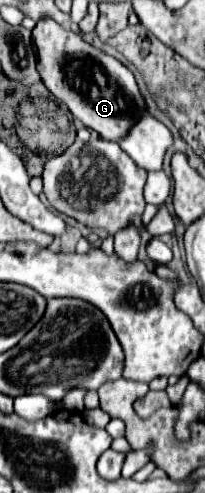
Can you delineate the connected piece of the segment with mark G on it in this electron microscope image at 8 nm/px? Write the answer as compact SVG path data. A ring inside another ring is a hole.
M43 19L33 29L33 45L37 49L37 71L45 87L69 107L75 119L95 129L103 139L119 141L131 129L131 123L145 113L145 101L133 73L115 57L85 43L71 29L65 31L53 19Z

